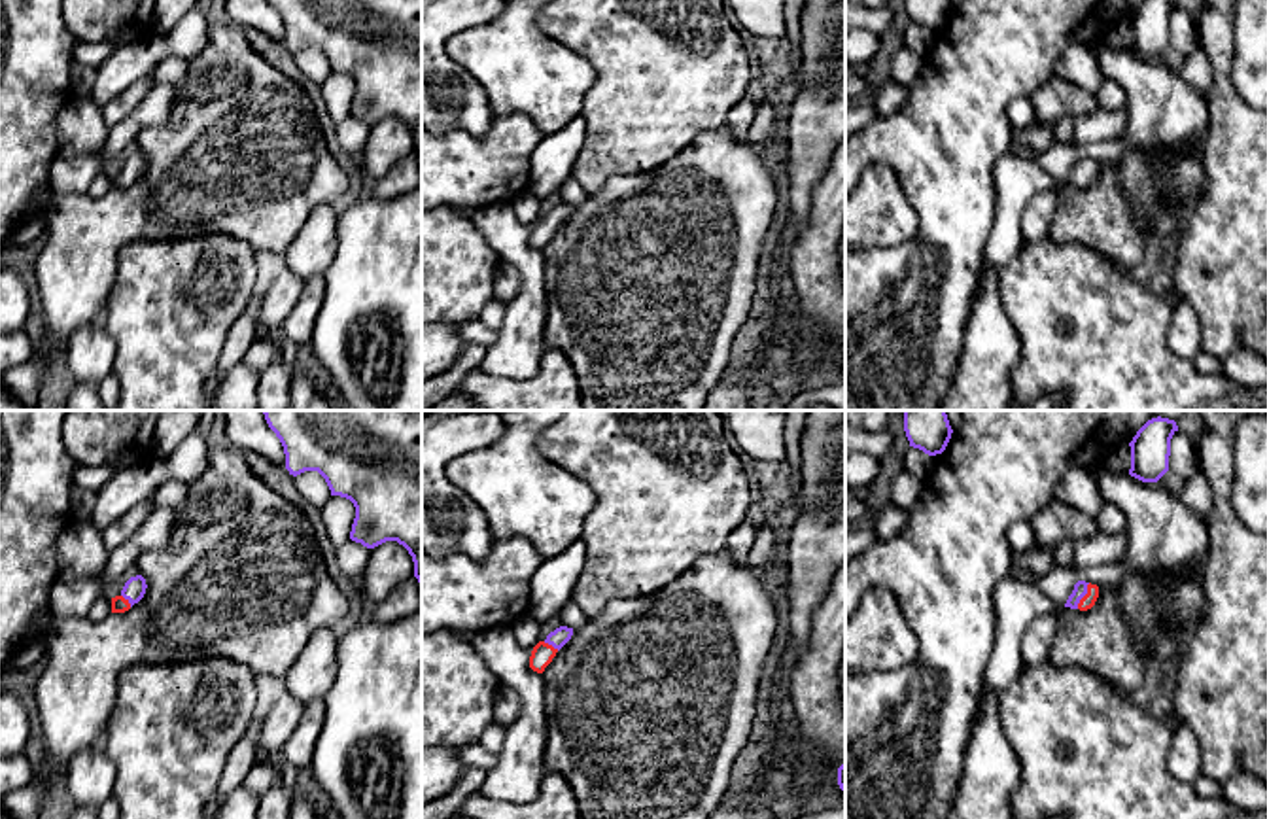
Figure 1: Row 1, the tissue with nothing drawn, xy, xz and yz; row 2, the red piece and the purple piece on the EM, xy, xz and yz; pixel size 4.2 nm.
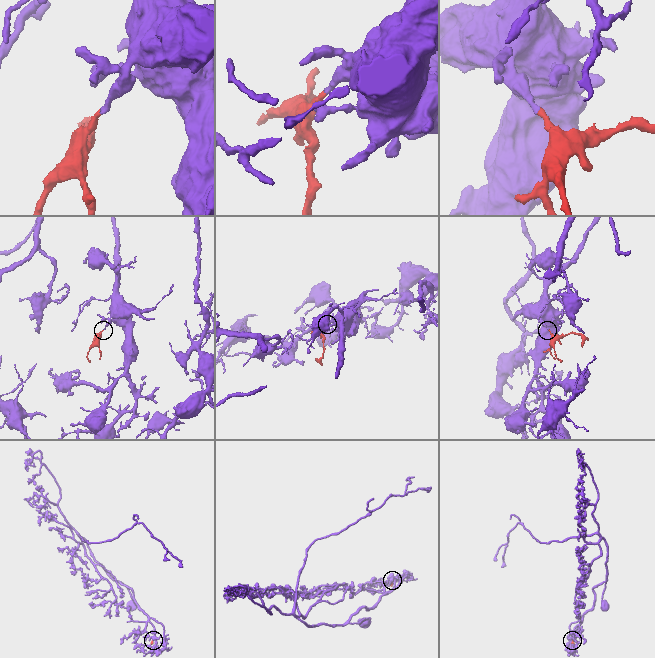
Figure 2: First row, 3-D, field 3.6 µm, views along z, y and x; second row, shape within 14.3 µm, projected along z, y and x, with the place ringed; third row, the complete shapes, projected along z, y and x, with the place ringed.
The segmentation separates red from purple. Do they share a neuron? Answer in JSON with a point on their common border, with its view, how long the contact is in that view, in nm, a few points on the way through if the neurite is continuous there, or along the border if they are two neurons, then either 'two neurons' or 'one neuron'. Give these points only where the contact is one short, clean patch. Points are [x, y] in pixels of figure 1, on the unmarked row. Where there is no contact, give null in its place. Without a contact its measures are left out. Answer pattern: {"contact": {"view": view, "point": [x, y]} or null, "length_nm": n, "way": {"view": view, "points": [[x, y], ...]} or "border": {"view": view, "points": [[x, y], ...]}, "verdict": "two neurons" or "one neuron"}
{"contact": {"view": "yz", "point": [1084, 173]}, "length_nm": 130, "way": {"view": "yz", "points": [[1090, 174], [1084, 173], [1080, 165]]}, "verdict": "one neuron"}

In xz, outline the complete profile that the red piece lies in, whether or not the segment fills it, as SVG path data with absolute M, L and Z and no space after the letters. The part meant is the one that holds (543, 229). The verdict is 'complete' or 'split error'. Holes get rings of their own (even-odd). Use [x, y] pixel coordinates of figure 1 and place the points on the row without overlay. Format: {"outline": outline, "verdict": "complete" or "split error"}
{"outline": "M560 202L547 212L545 218L539 218L529 233L529 244L537 250L543 250L545 244L552 238L556 229L571 216L573 204Z", "verdict": "split error"}

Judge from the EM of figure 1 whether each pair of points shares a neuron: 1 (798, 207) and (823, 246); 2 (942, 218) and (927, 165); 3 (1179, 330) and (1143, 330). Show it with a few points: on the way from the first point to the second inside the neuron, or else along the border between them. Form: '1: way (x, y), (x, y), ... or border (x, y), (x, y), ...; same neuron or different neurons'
1: border (823, 176), (814, 190), (808, 220), (789, 233); different neurons
2: way (942, 205), (940, 178); same neuron
3: border (1171, 309), (1169, 347), (1190, 362); different neurons

